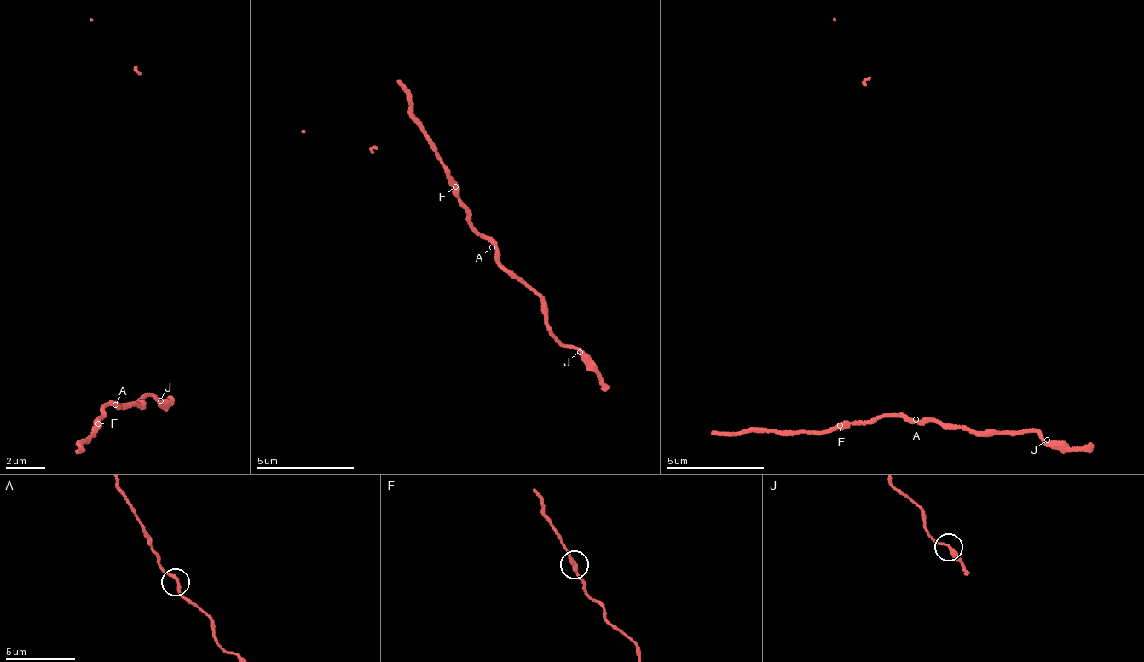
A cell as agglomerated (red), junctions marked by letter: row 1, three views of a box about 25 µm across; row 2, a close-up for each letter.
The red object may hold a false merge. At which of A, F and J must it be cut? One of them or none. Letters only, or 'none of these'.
none of these

